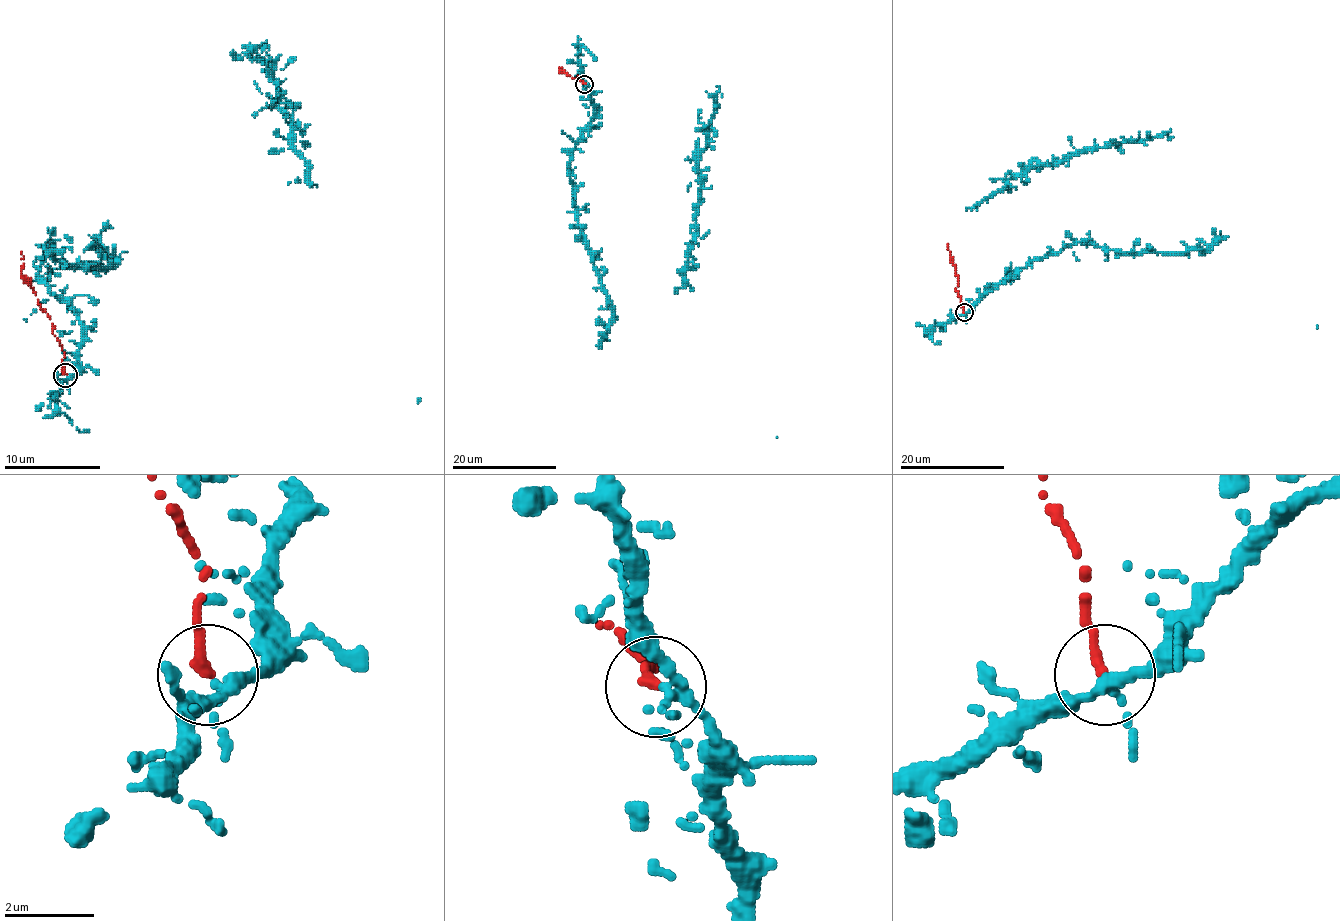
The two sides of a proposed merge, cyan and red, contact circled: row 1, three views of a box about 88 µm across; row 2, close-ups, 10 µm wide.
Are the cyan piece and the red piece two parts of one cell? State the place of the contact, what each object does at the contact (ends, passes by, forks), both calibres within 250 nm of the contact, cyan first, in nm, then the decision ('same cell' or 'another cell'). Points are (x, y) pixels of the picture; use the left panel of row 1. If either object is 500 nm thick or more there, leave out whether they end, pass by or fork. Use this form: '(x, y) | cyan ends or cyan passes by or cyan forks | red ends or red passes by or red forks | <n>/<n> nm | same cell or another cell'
(65, 375) | cyan forks | red ends | 200/260 nm | another cell

